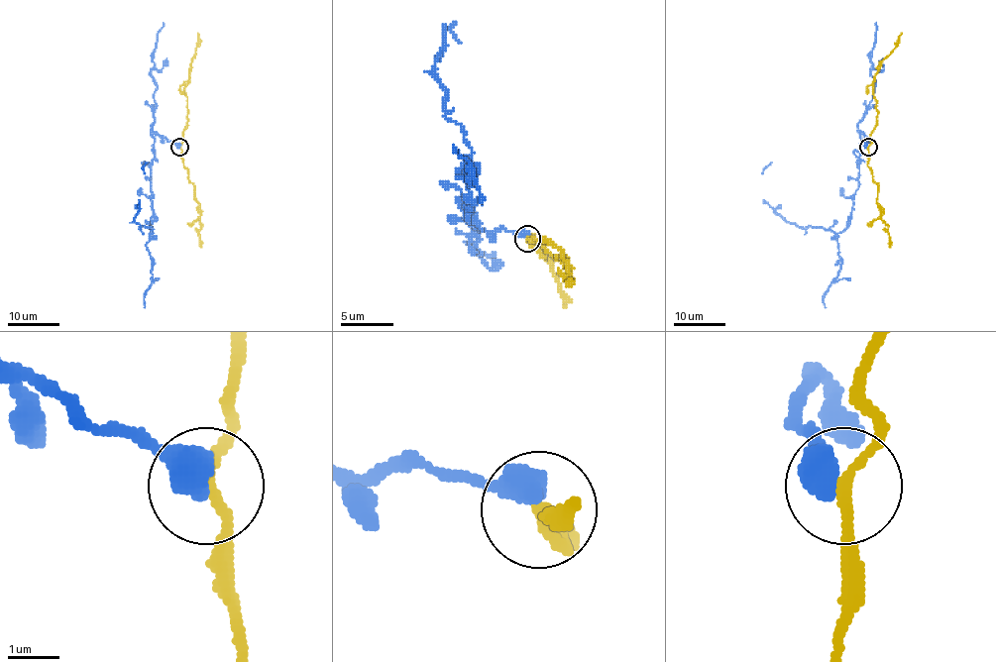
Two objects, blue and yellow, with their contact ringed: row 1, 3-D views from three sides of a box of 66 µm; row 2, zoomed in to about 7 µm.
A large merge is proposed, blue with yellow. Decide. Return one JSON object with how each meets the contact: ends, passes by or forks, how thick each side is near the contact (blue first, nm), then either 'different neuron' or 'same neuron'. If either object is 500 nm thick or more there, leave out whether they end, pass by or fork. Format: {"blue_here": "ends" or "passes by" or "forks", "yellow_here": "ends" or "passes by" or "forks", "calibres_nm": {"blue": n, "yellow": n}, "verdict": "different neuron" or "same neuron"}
{"calibres_nm": {"blue": 550, "yellow": 180}, "verdict": "different neuron"}

